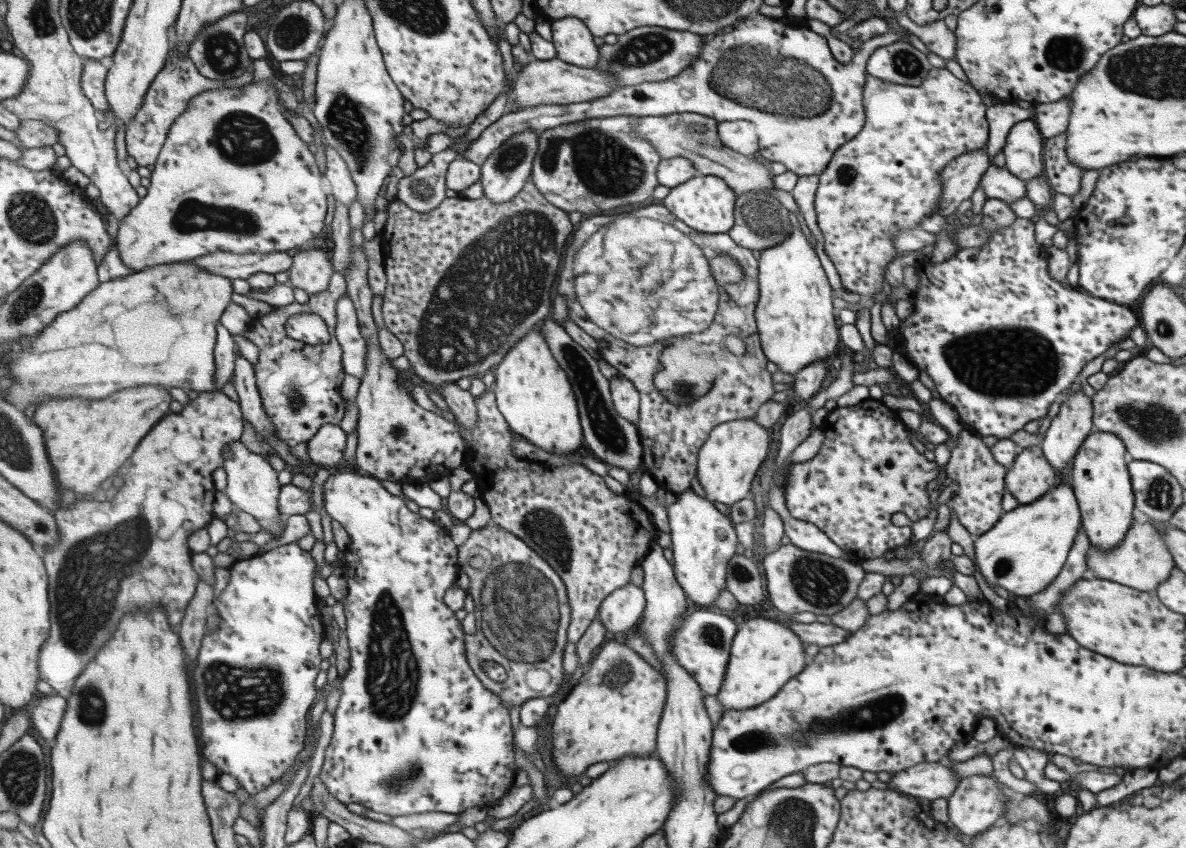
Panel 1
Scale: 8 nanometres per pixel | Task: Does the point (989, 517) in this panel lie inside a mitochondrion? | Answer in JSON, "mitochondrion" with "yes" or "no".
{"mitochondrion":"no"}

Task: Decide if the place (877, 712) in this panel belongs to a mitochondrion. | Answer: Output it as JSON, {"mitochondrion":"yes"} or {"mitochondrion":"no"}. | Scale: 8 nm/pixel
{"mitochondrion":"yes"}

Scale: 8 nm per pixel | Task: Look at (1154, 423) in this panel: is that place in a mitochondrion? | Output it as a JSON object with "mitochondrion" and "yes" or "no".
{"mitochondrion":"yes"}

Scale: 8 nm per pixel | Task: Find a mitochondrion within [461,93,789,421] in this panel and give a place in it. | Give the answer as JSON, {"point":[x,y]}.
{"point":[606,166]}

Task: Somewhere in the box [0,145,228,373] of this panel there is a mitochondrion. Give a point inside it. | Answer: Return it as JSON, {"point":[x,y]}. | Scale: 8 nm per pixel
{"point":[32,219]}

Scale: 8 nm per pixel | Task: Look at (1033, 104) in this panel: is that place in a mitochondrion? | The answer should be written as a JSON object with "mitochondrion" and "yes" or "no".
{"mitochondrion":"no"}

